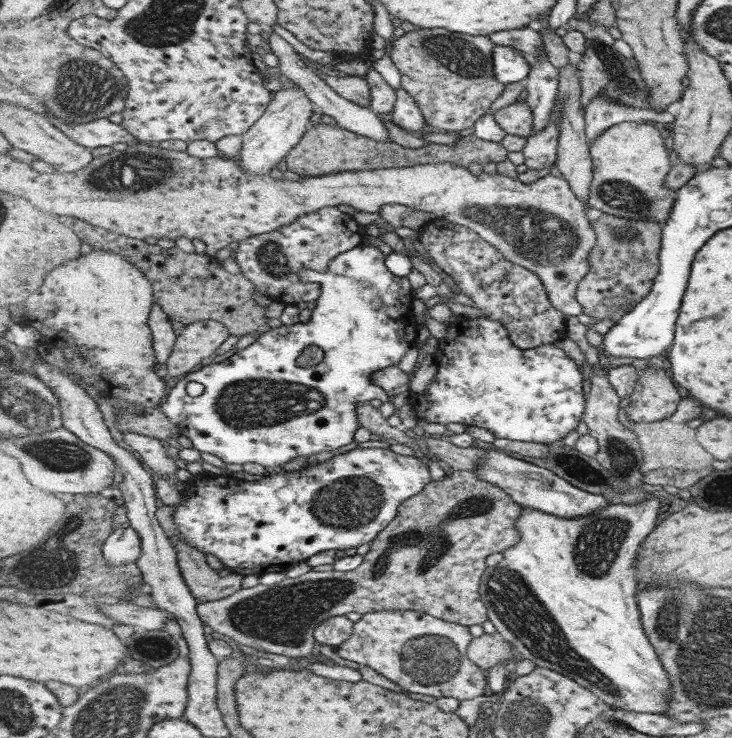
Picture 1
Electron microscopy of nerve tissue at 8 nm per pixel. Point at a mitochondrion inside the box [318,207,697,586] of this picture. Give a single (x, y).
(431, 544)

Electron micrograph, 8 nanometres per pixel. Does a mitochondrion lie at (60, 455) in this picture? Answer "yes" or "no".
yes

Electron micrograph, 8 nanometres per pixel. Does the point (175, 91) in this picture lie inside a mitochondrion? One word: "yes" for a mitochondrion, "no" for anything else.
no

